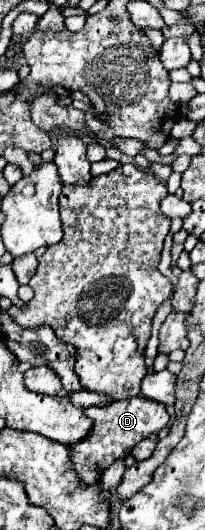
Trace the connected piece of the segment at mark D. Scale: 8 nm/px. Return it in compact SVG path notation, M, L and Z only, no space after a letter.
M143 395L113 401L107 407L87 407L85 413L89 415L89 419L93 419L91 437L79 441L77 445L71 445L75 469L85 485L95 483L99 473L103 473L115 459L127 457L131 447L135 447L141 439L161 431L169 423L169 413L167 413L165 405L155 403Z

